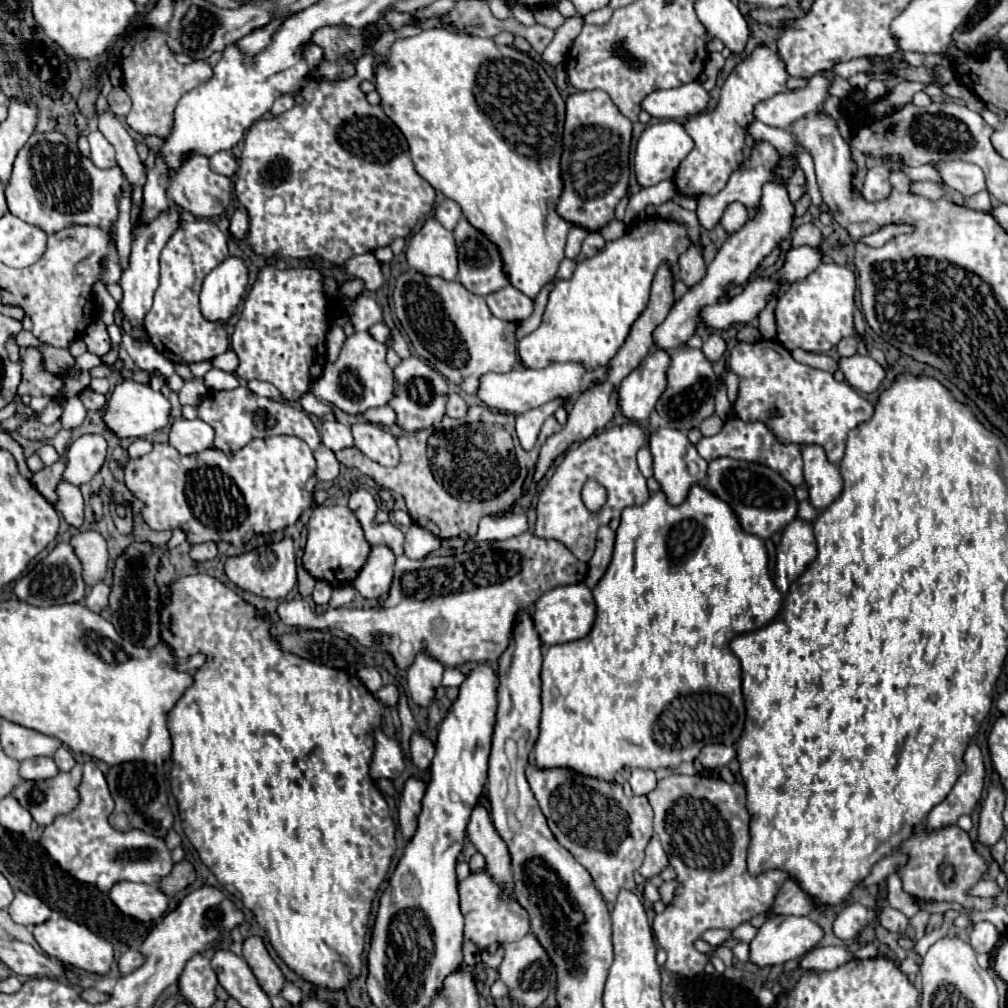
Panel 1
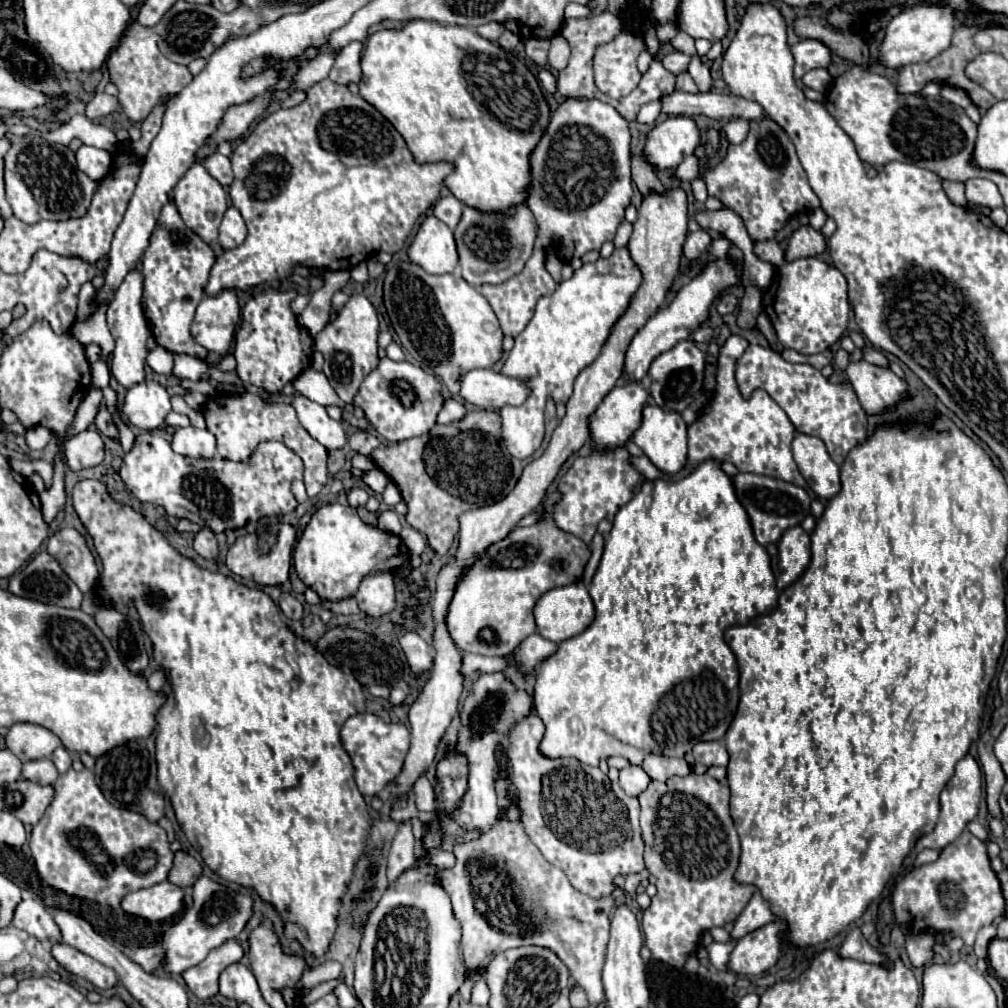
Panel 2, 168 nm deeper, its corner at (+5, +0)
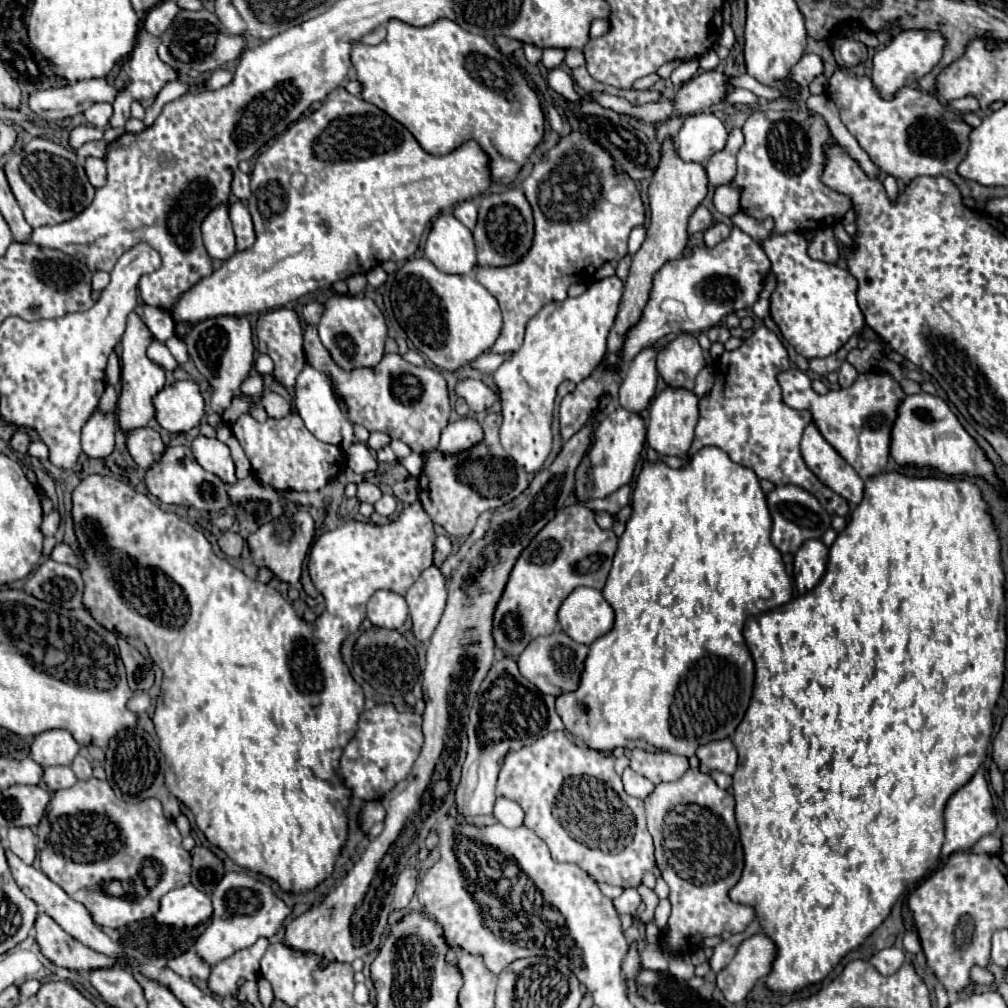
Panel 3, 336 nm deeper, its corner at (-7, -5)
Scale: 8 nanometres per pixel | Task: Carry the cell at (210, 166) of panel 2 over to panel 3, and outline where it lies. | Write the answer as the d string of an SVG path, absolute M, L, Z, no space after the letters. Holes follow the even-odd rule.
M239 169L235 171L235 177L233 177L233 185L231 185L231 191L237 199L241 201L247 201L251 197L251 189L249 189L249 175L241 173Z

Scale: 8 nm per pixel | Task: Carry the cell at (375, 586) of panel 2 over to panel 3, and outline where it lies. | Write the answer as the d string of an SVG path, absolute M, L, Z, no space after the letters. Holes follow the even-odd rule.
M377 591L367 603L367 619L375 627L399 629L407 619L407 601L391 591Z

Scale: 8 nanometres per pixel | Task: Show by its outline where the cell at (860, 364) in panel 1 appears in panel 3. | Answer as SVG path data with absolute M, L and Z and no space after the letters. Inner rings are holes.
M929 393L909 395L903 399L893 427L891 457L901 467L929 467L945 475L965 475L981 477L991 485L1001 485L993 463L987 459L977 441L965 431L955 413L941 397Z

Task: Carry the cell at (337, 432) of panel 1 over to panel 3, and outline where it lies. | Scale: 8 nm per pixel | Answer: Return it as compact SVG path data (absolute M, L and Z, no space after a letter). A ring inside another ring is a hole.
M309 365L303 367L303 371L297 375L297 383L295 383L295 405L297 405L297 413L301 415L305 427L319 441L337 445L343 451L349 449L349 445L353 443L353 425L349 423L349 419L345 419L343 411L339 409L339 403L333 397L329 379L325 375L321 375L321 371L317 371Z

